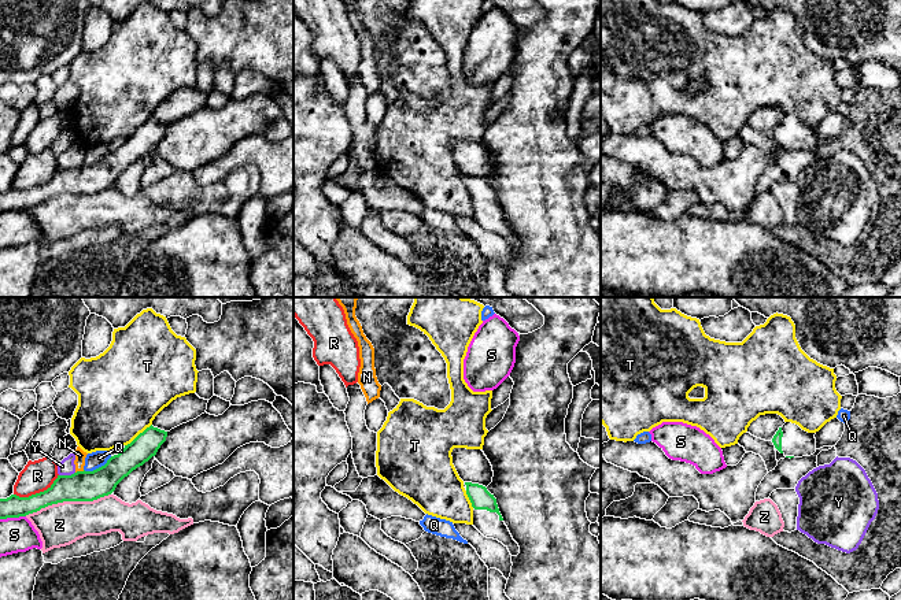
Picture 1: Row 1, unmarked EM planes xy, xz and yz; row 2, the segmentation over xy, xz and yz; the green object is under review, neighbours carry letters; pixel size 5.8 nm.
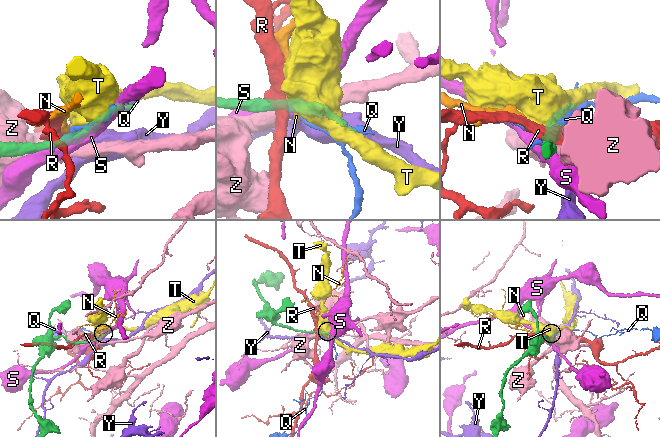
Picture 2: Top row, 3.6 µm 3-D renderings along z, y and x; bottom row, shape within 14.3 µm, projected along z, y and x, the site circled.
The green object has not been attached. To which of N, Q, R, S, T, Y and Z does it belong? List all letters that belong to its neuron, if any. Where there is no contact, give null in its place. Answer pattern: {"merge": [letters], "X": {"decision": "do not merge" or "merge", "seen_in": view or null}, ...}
{"merge": [], "N": {"decision": "do not merge", "seen_in": "xy"}, "Q": {"decision": "do not merge", "seen_in": "xy"}, "R": {"decision": "do not merge", "seen_in": "xy"}, "S": {"decision": "do not merge", "seen_in": "xy"}, "T": {"decision": "do not merge", "seen_in": "xy"}, "Y": {"decision": "do not merge", "seen_in": "xy"}, "Z": {"decision": "do not merge", "seen_in": "xy"}}

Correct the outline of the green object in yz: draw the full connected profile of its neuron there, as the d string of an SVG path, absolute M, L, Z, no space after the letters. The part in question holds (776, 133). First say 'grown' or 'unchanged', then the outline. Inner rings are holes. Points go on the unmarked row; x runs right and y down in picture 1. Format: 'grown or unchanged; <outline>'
grown; M786 115L772 132L775 141L786 151L810 149L816 145L816 126L808 126L798 118Z

